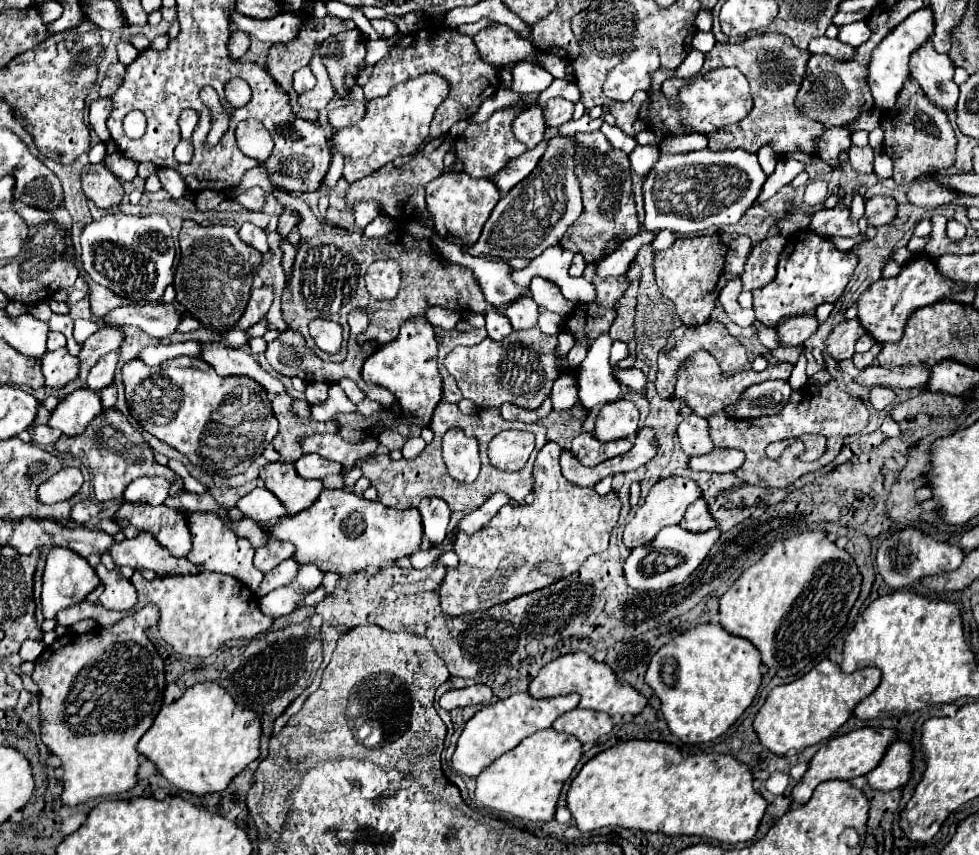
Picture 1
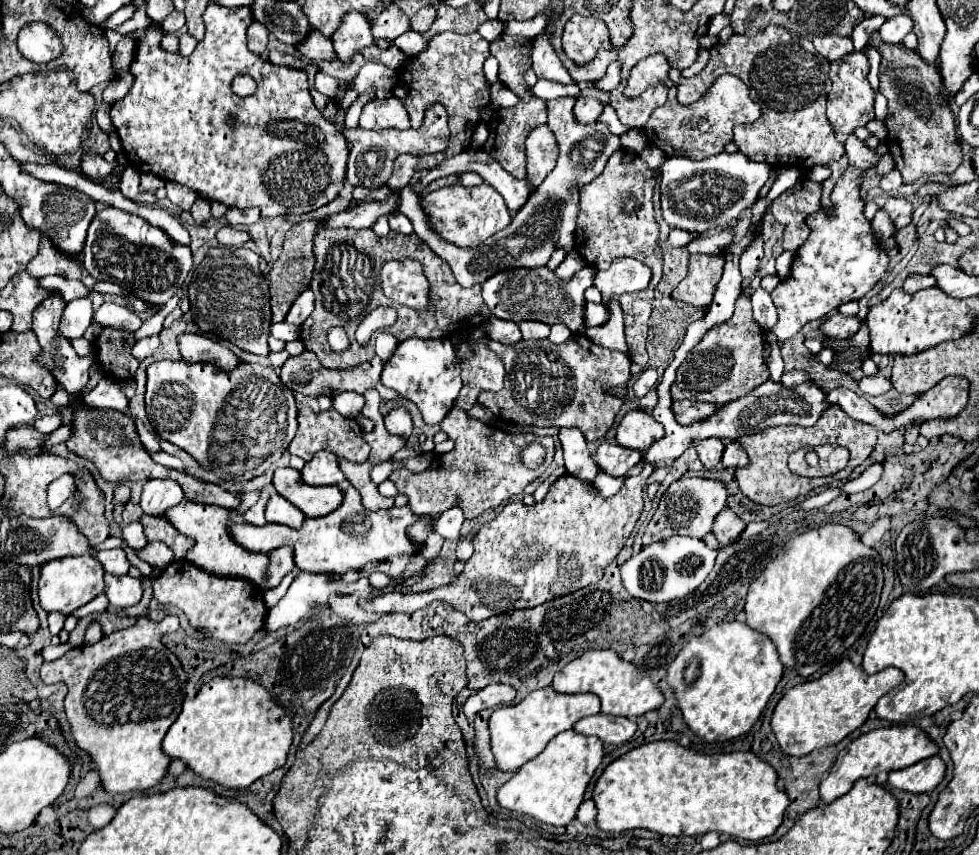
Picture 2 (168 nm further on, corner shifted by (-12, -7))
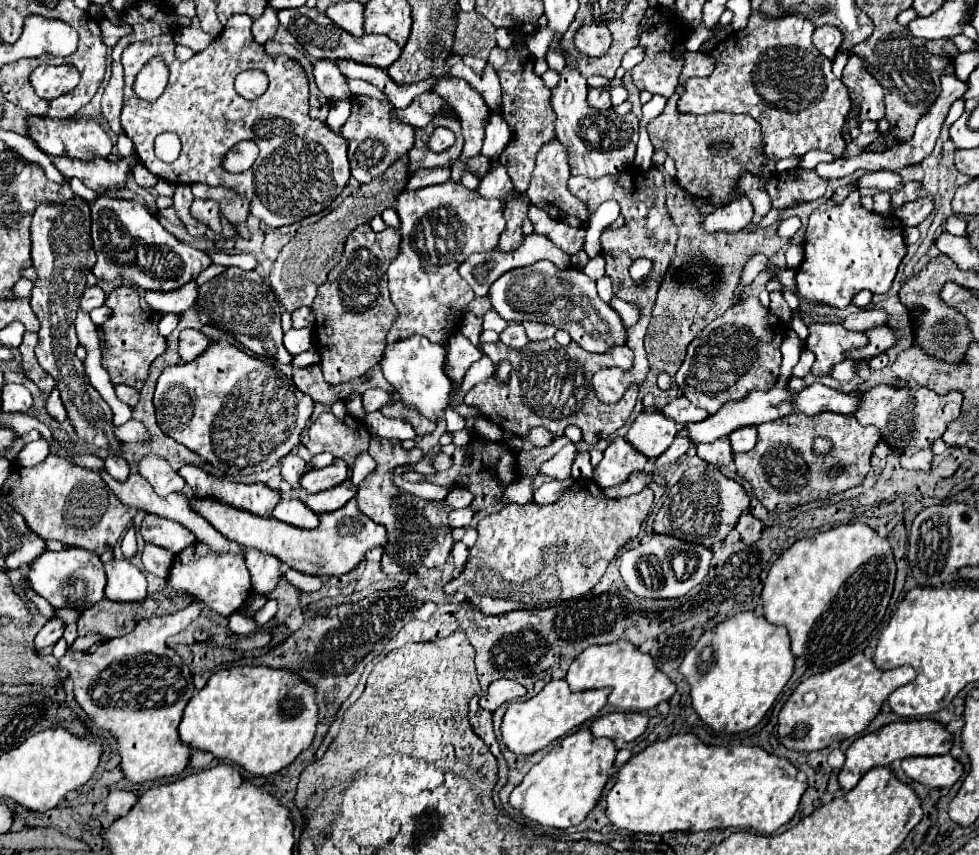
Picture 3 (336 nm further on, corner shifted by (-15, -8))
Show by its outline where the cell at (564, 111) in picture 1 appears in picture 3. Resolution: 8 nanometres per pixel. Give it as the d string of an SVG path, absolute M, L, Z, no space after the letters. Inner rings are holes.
M591 88L587 102L591 102L591 106L599 108L599 110L609 110L611 108L611 100L609 100L609 92L601 90L601 88Z

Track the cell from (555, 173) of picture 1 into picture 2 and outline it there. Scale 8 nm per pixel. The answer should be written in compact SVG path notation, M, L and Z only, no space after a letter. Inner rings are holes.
M572 97L548 101L548 127L554 131L558 147L560 147L558 163L552 169L552 173L548 173L548 177L542 181L540 189L536 189L536 193L530 195L526 205L512 217L512 223L504 231L500 231L492 239L488 239L484 245L480 245L478 251L440 241L440 235L432 233L428 229L426 215L419 204L419 195L409 185L400 191L399 211L410 219L412 227L416 234L420 235L420 239L424 239L430 245L430 249L450 265L456 281L462 287L474 287L474 283L482 285L488 277L492 277L500 271L508 271L508 269L516 269L516 267L524 267L524 269L542 267L548 263L548 259L556 247L566 247L566 251L570 251L574 247L580 185L586 185L588 181L598 177L602 173L606 161L610 159L610 155L622 149L620 135L610 133L608 125L602 123L600 131L598 129L586 131L588 125L578 123L574 117L574 111L572 111L574 103L576 103L576 99L572 99Z

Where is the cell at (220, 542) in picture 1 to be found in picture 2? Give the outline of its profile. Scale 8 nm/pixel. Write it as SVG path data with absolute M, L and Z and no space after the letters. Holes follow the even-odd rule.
M182 501L174 505L172 509L164 511L164 517L186 537L192 537L196 543L188 551L186 559L192 561L196 567L212 573L212 575L224 575L224 577L244 577L252 581L254 585L262 587L264 585L264 569L268 565L268 555L266 553L252 553L246 551L244 547L236 545L230 537L228 523L230 515L226 509L216 507L216 505L202 505L202 503L192 503L192 501Z

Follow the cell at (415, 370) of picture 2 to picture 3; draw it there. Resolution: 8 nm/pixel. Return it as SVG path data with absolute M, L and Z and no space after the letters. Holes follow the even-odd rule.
M409 336L385 348L385 354L381 360L383 376L397 390L403 404L413 406L415 410L419 410L419 414L423 414L433 422L437 422L445 414L453 392L453 382L445 372L445 366L447 366L445 354L447 354L445 344L429 342L423 336Z

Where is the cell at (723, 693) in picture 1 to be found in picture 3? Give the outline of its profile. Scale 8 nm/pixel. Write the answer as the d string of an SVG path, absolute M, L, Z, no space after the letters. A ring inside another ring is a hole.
M741 612L723 624L717 624L713 630L707 630L699 642L685 654L679 672L691 686L693 710L699 714L703 724L707 724L713 732L723 734L739 734L759 724L759 720L767 714L781 688L787 684L793 674L793 654L789 646L789 636L783 626L773 626L765 622L763 616L755 616L753 612Z

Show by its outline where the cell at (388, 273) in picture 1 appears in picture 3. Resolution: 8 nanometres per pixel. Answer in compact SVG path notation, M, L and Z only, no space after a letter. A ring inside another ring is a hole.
M453 180L443 184L419 188L415 192L401 192L397 198L397 214L401 218L401 252L391 262L389 276L389 292L399 316L387 334L387 344L395 344L401 338L413 335L425 336L431 342L443 342L453 332L453 316L459 320L461 308L465 308L473 298L473 290L459 276L457 266L473 252L489 252L497 246L501 232L505 230L503 218L503 200L487 200L479 196L475 190L469 190ZM445 208L445 224L463 224L465 242L463 248L455 252L441 254L435 248L435 226ZM433 218L433 222L431 222Z

